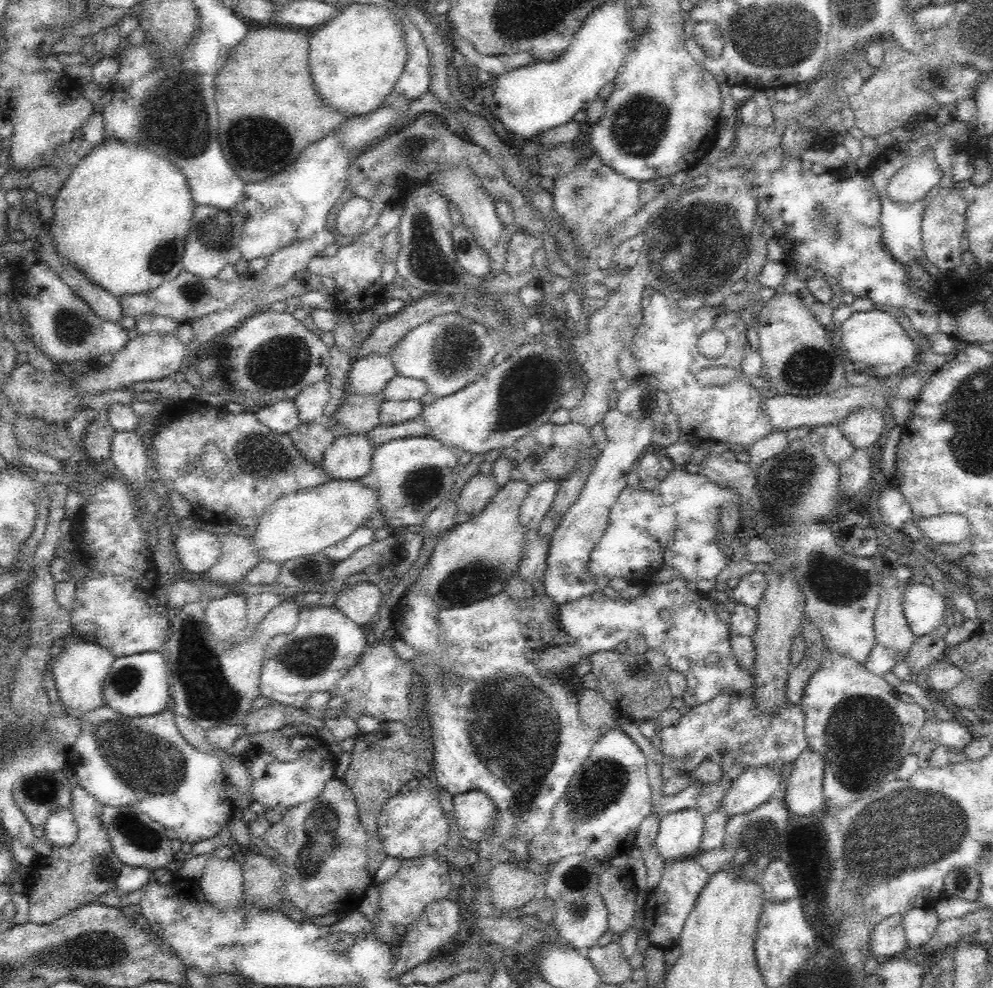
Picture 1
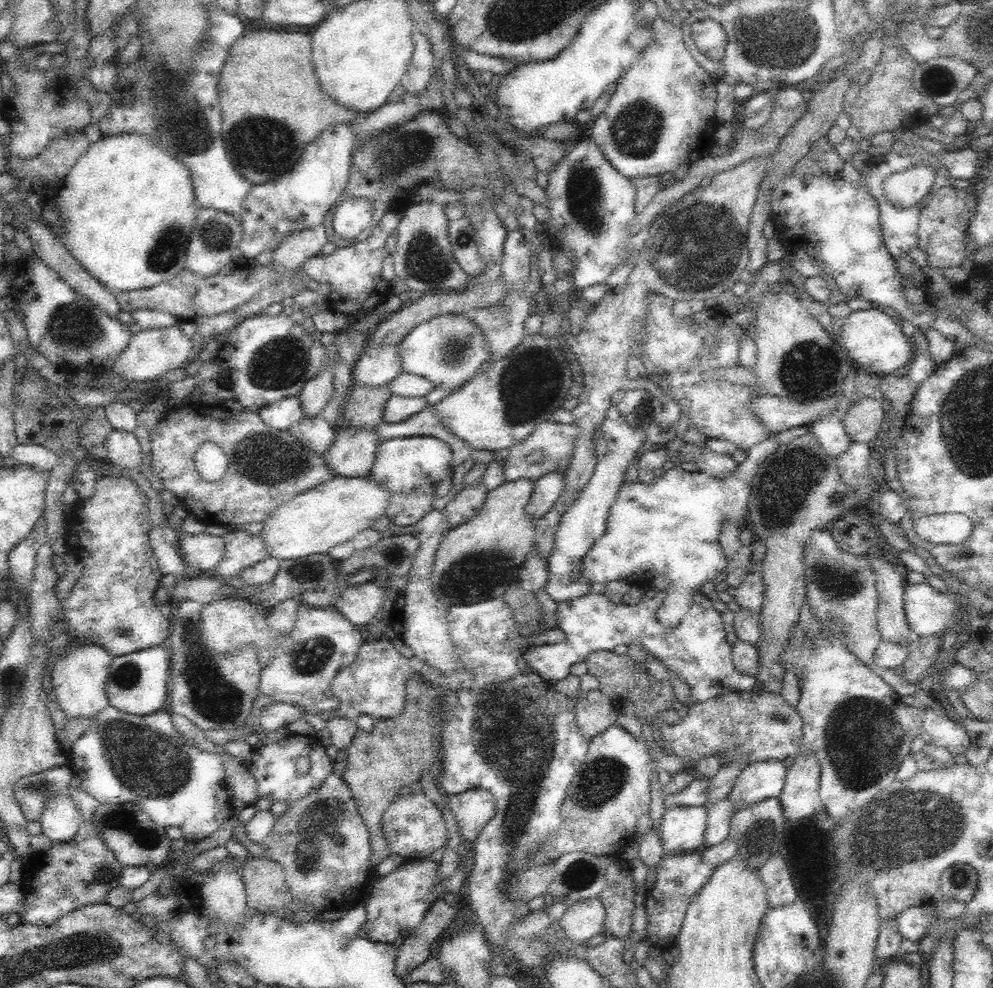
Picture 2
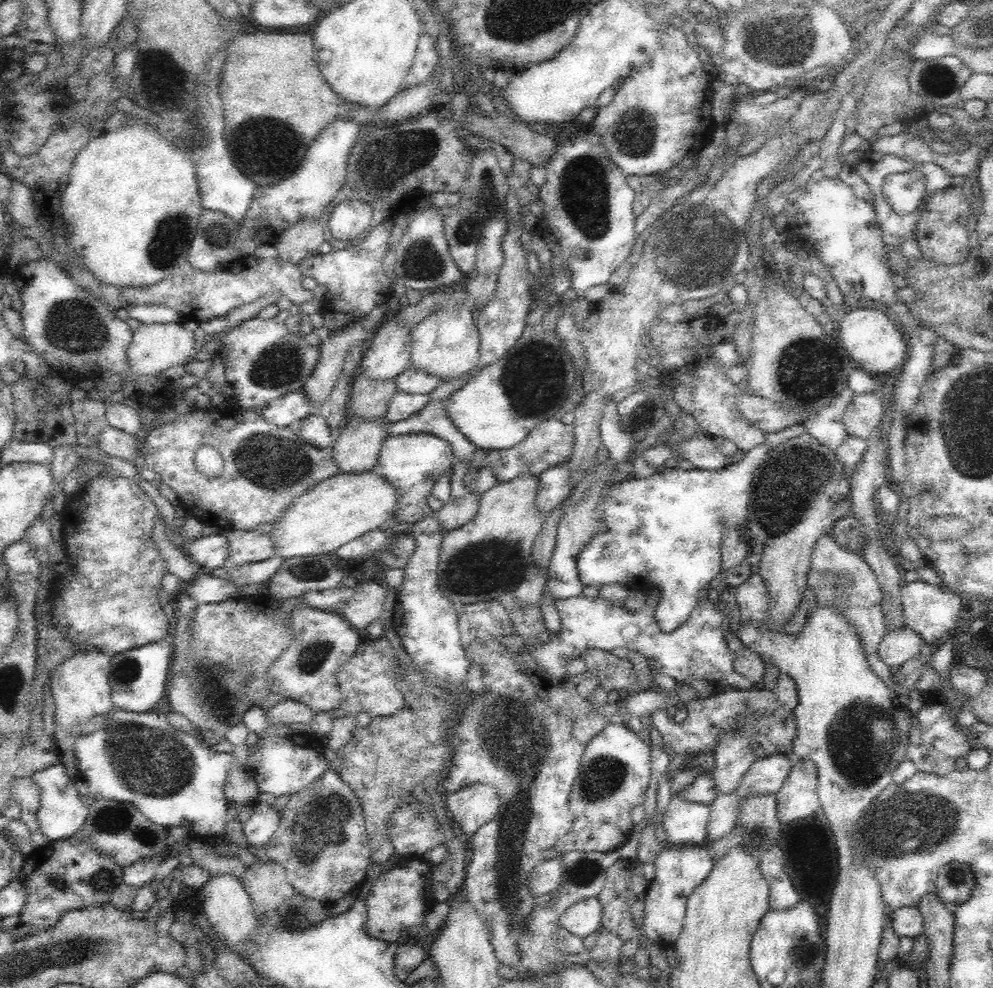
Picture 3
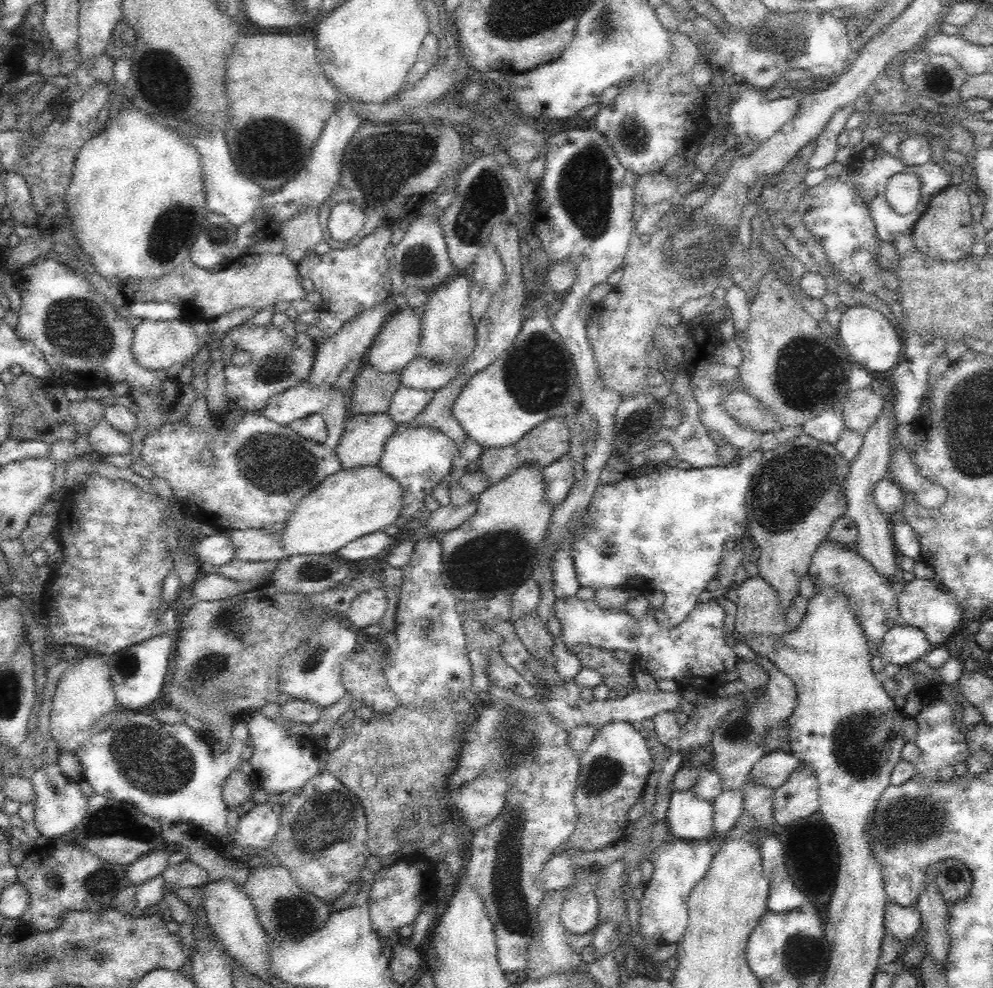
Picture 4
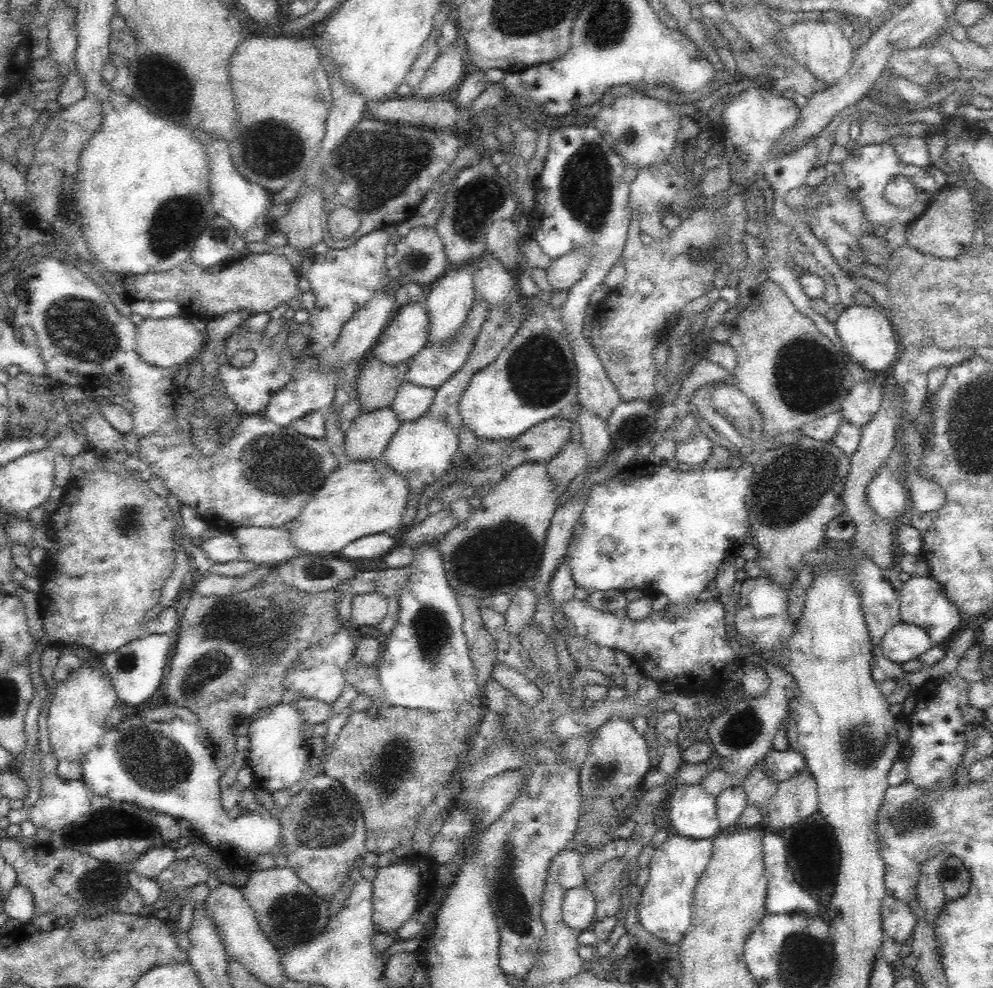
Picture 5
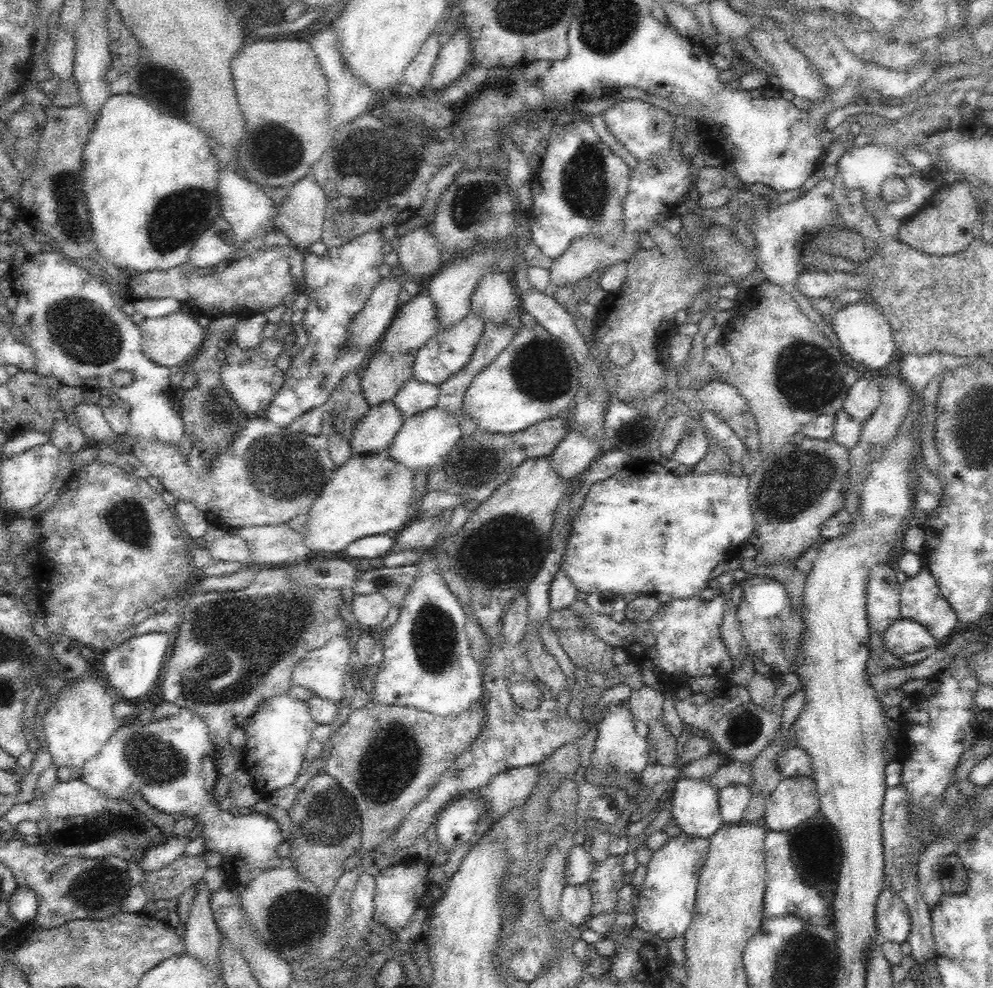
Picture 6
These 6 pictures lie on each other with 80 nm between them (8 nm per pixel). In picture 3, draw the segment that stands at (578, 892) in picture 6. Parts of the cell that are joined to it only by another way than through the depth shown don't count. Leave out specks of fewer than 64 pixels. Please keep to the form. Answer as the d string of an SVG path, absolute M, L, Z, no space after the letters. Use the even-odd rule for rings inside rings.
M597 897L579 900L559 917L559 924L572 935L582 939L600 932L602 926L602 905Z

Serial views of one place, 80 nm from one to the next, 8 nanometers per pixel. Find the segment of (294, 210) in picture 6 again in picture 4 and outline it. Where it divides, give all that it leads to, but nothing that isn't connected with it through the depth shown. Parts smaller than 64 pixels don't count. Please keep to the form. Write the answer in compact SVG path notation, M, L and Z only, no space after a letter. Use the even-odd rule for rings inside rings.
M310 207L296 213L280 225L278 236L282 238L282 254L298 262L323 242L324 229L319 223L319 208Z

